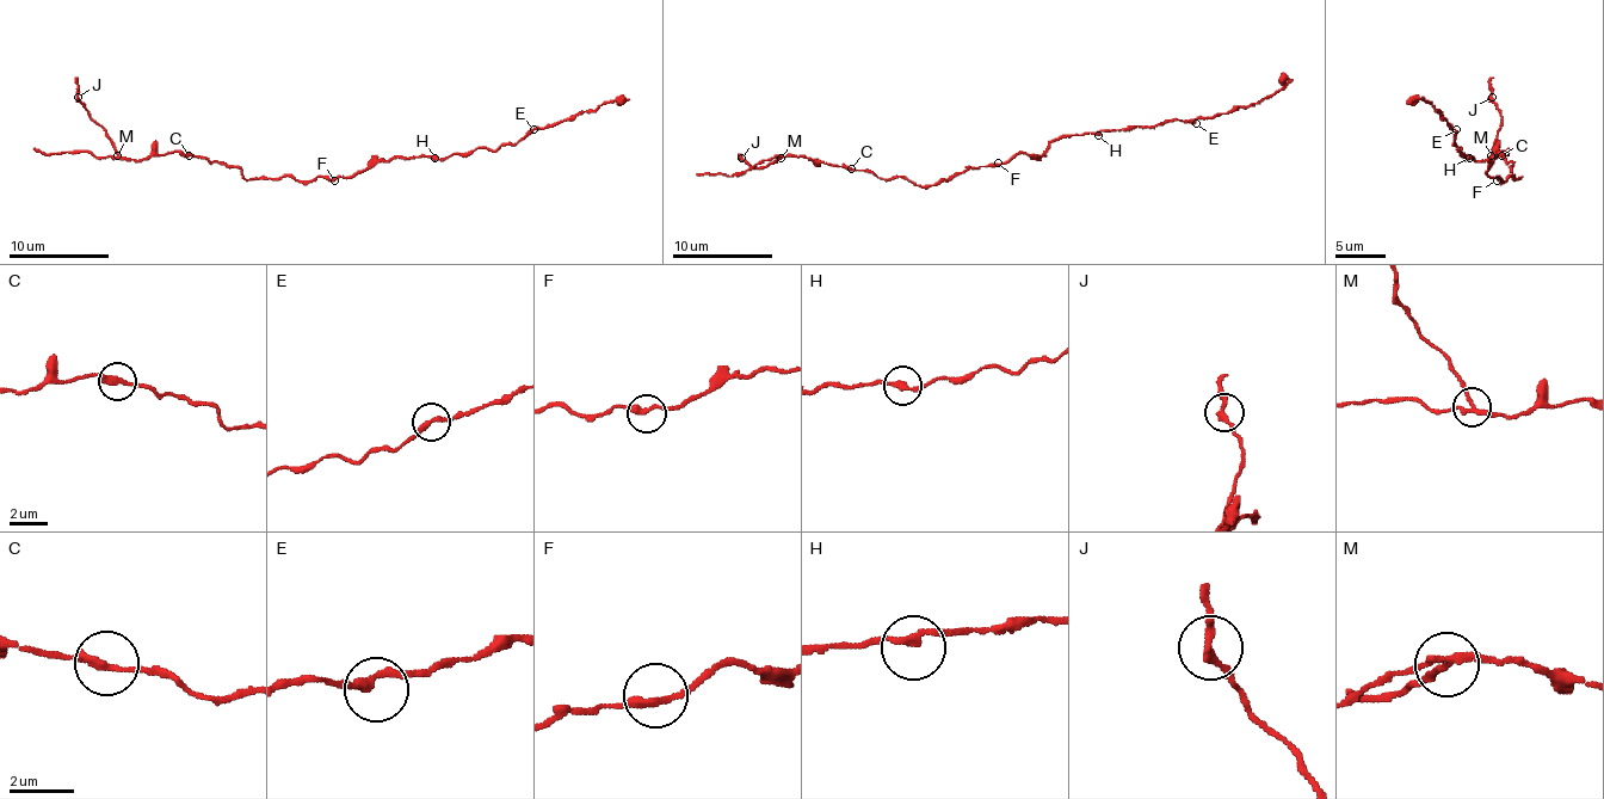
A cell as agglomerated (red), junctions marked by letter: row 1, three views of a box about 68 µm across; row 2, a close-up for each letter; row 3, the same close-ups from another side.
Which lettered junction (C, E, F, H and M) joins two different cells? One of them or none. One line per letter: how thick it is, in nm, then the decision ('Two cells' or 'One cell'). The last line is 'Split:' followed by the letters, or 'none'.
C: Thickness 280 nm. One cell
E: Thickness 240 nm. One cell
F: Thickness 240 nm. One cell
H: Thickness 240 nm. One cell
M: Thickness 200 nm. Two cells
Split: M

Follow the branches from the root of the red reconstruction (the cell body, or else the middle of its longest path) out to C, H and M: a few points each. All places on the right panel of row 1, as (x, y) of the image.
C: (1499, 177), (1519, 177), (1511, 177), (1511, 163), (1501, 155)
H: (1499, 177), (1486, 172), (1490, 163), (1469, 158)
M: (1499, 177), (1519, 177), (1511, 177), (1511, 163), (1499, 152), (1490, 160), (1492, 155)

